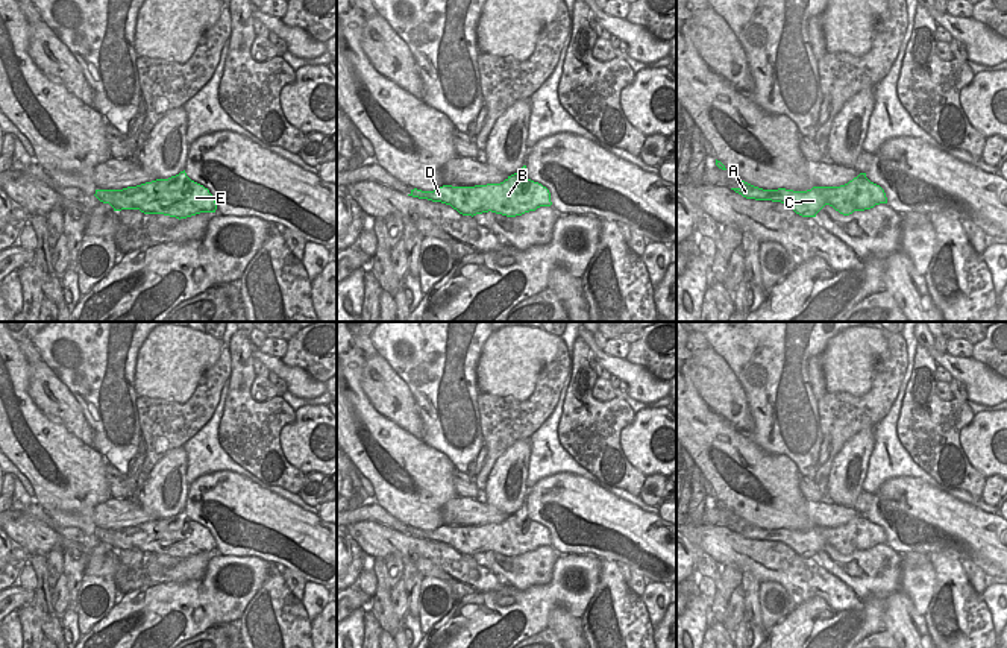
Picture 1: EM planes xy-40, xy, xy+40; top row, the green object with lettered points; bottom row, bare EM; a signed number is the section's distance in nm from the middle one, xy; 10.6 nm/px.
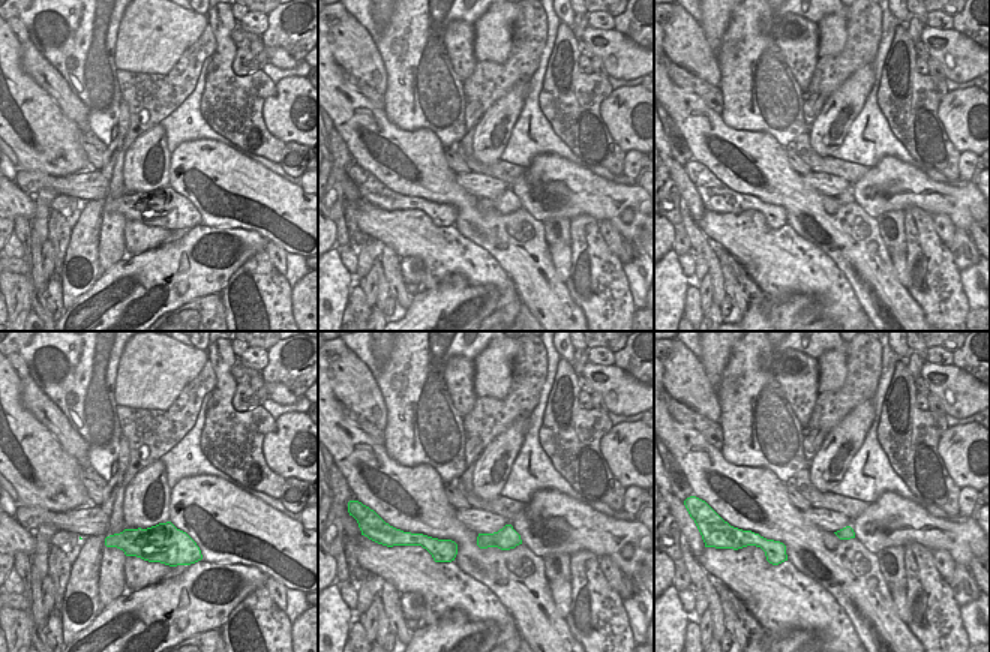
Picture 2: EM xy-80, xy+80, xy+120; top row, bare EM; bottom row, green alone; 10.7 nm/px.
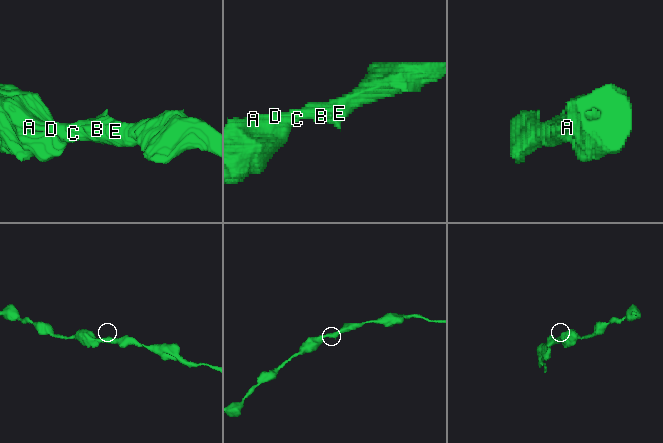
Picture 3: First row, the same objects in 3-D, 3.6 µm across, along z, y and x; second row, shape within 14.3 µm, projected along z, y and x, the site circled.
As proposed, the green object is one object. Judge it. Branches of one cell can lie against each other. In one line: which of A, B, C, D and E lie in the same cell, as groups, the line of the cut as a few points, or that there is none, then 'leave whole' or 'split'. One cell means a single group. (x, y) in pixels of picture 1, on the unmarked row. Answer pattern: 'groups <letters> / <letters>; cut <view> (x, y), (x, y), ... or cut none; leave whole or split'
groups A B C D E; cut none; leave whole

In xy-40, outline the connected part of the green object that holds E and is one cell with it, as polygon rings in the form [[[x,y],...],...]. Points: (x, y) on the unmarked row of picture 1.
[[[185,510],[168,519],[123,530],[96,530],[94,536],[109,543],[114,551],[140,549],[144,554],[164,554],[179,560],[217,549],[209,530],[191,521]]]

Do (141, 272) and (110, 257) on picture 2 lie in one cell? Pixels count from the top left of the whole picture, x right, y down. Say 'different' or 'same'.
different

